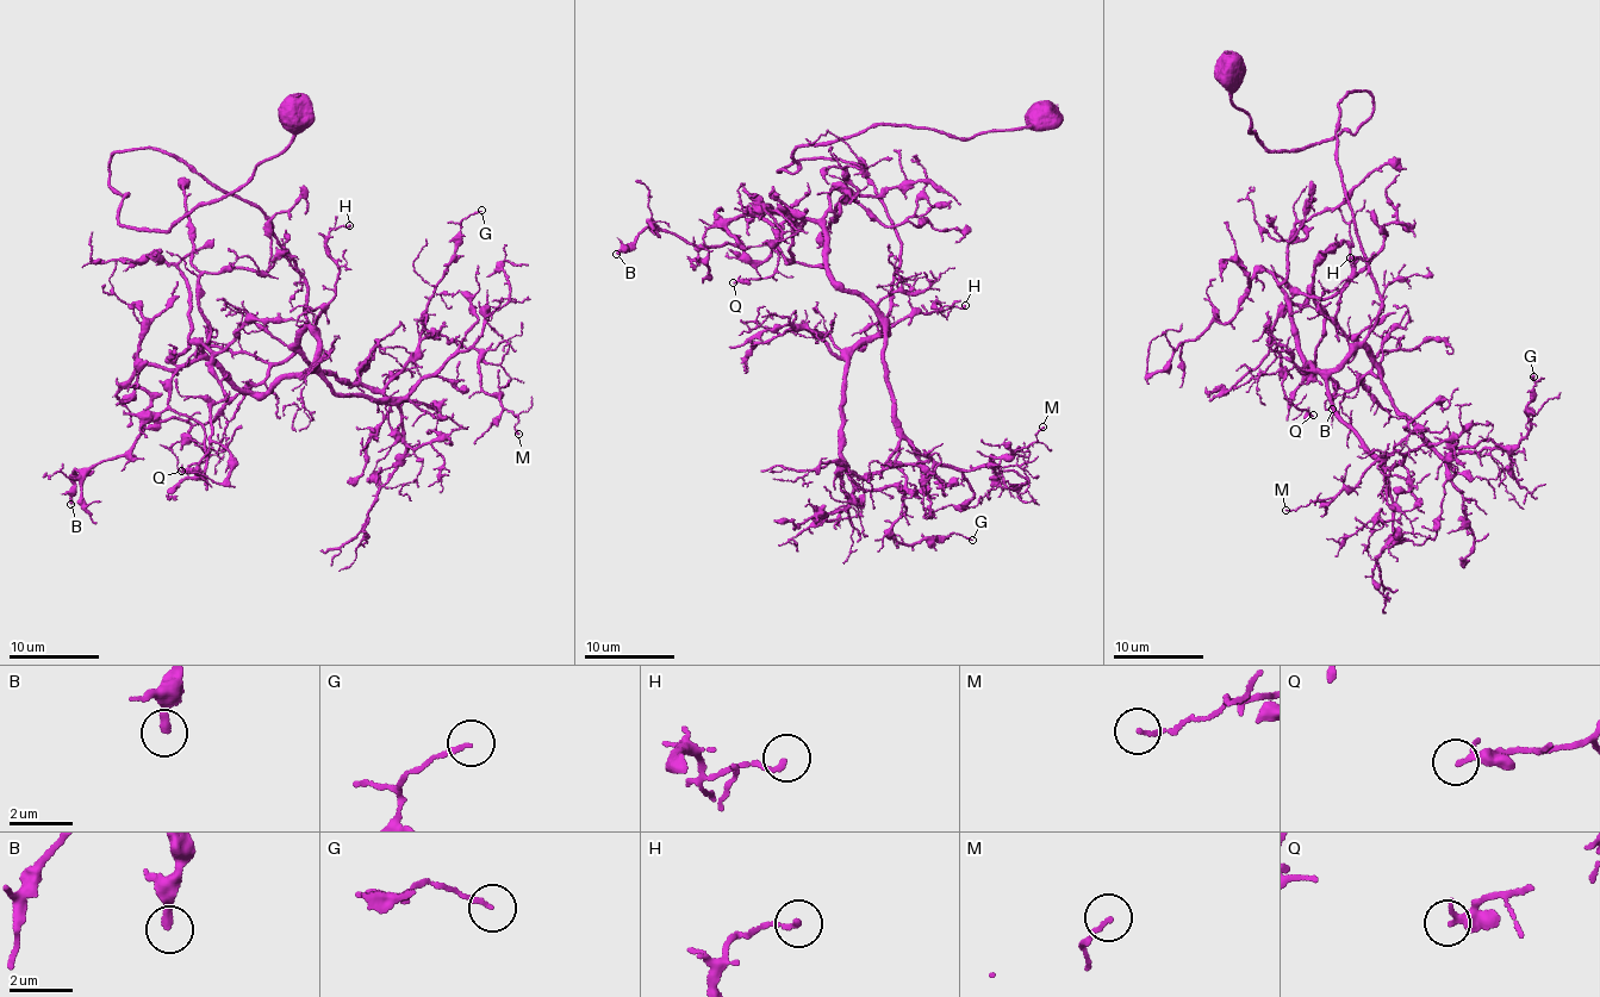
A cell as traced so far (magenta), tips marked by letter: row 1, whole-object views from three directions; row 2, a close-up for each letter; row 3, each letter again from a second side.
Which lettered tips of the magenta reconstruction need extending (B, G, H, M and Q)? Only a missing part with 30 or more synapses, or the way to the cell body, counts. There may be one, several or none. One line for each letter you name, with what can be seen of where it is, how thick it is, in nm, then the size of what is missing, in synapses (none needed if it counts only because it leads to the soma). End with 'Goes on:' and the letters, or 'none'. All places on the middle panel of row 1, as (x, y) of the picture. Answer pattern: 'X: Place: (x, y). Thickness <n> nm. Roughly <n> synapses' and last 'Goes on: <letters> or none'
Goes on: none

